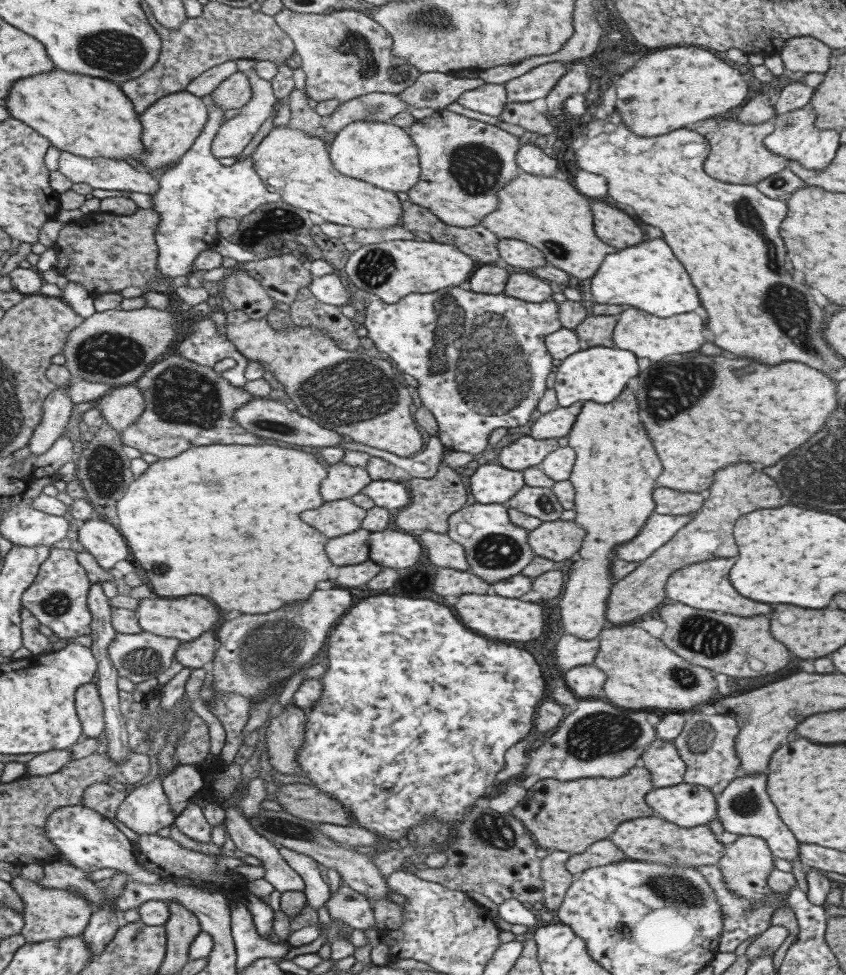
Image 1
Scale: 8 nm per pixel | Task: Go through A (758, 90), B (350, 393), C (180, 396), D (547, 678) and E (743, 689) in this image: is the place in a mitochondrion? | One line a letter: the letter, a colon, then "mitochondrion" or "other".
A: other
B: mitochondrion
C: mitochondrion
D: other
E: other

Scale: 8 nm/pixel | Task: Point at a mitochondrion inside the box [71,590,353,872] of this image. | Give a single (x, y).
(268, 651)

